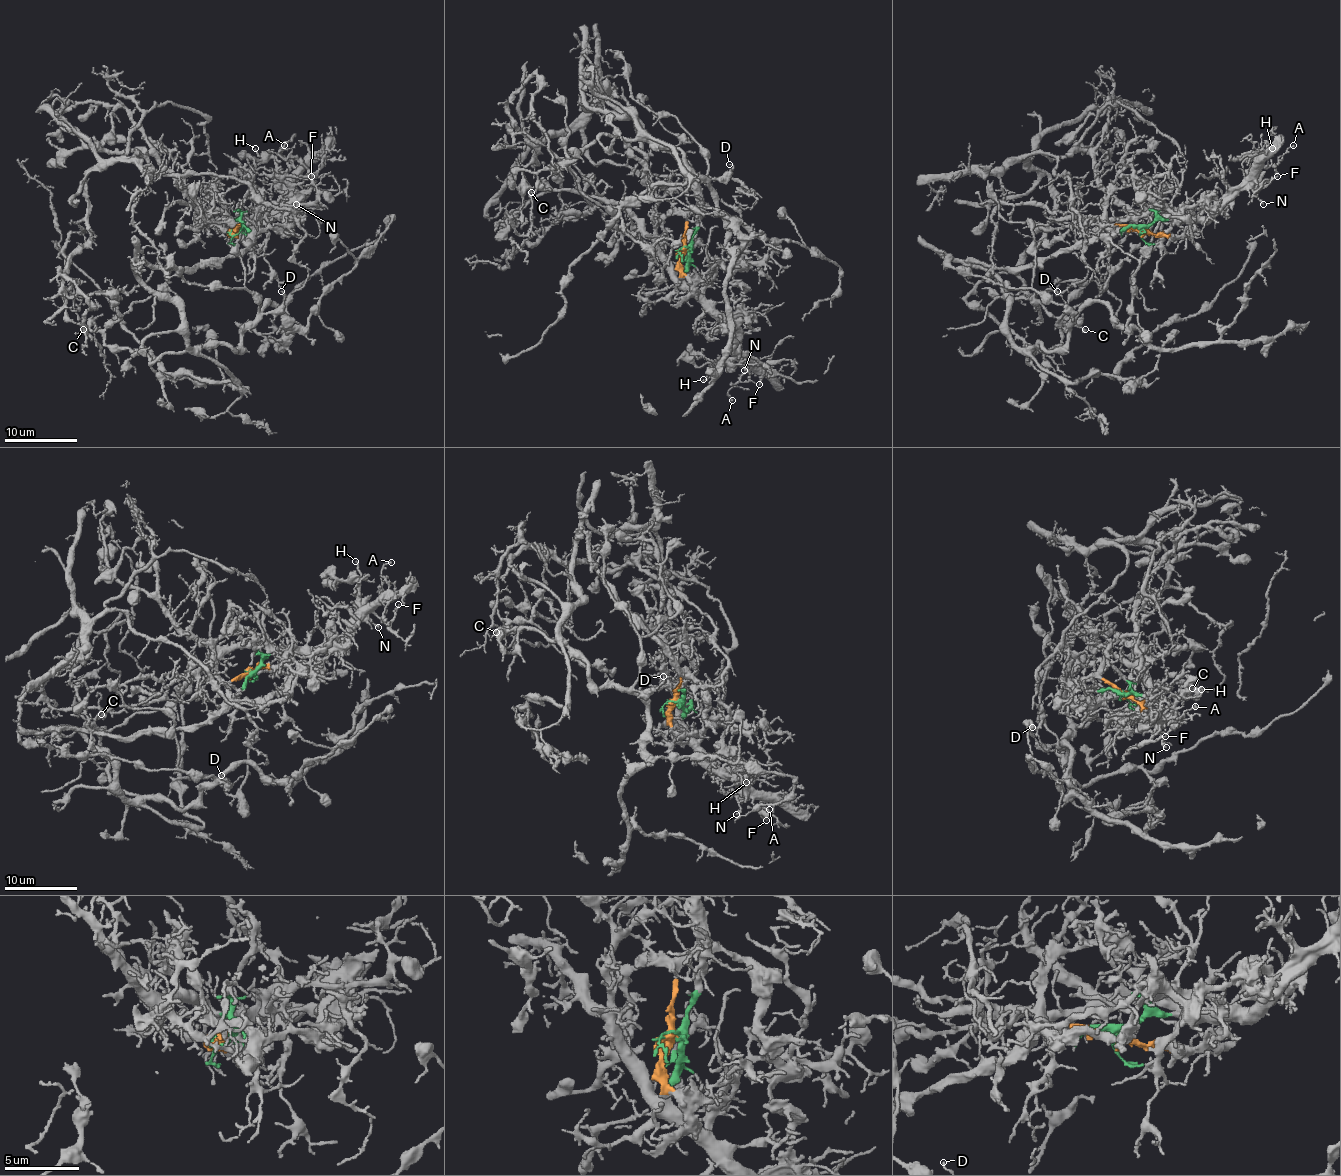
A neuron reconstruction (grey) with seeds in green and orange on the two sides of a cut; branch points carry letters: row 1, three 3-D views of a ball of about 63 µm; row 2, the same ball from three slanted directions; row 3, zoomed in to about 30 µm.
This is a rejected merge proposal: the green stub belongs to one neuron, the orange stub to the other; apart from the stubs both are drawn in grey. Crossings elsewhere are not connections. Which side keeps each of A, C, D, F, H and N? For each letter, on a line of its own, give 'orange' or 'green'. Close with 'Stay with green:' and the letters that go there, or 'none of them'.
A: green
C: orange
D: orange
F: green
H: green
N: green
Stay with green: A, F, H, N

